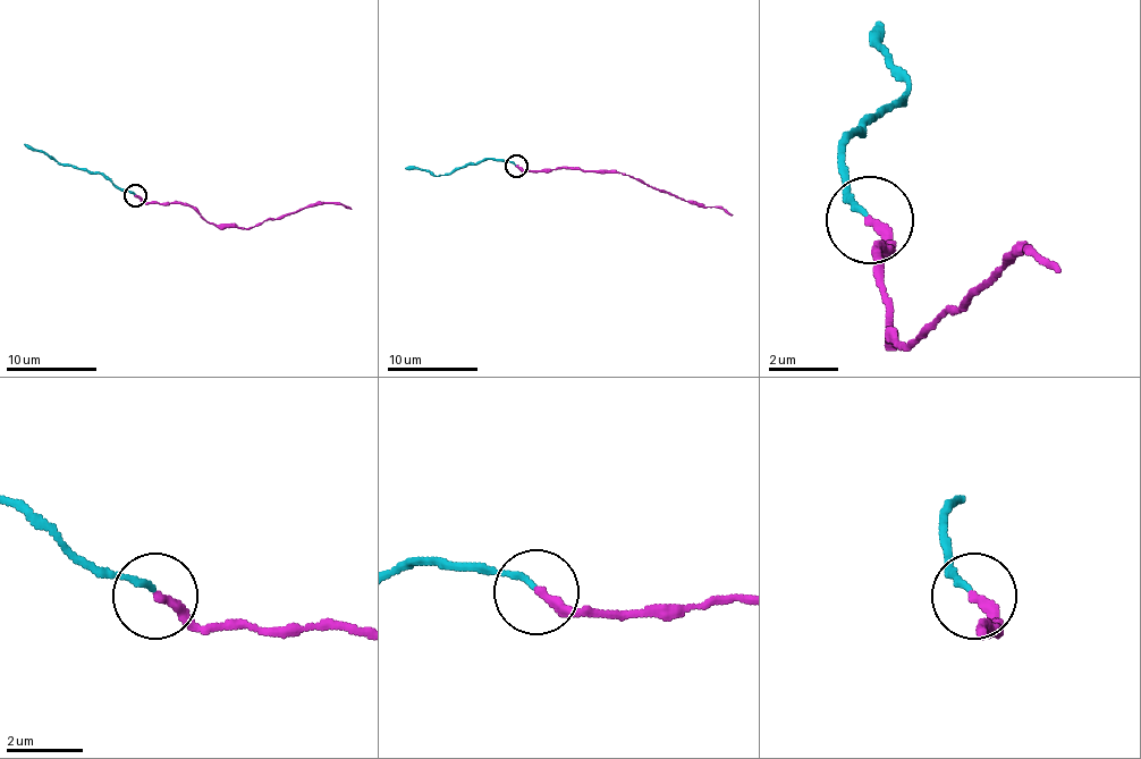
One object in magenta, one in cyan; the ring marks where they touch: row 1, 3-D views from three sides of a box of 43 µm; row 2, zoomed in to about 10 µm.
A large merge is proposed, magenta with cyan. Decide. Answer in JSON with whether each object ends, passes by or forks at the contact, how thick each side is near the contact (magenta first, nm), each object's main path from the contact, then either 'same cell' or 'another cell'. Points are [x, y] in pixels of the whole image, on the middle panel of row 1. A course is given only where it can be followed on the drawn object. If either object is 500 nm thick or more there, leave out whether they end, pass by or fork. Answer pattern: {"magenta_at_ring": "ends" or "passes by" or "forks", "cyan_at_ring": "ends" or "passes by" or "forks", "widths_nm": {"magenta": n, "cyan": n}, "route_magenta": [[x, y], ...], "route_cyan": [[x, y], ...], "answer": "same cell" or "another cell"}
{"magenta_at_ring": "ends", "cyan_at_ring": "ends", "widths_nm": {"magenta": 240, "cyan": 140}, "route_magenta": [[516, 167], [527, 171], [573, 169], [625, 174], [650, 187], [723, 208], [732, 217]], "route_cyan": [[516, 165], [482, 160], [439, 176], [423, 169], [405, 169]], "answer": "same cell"}

